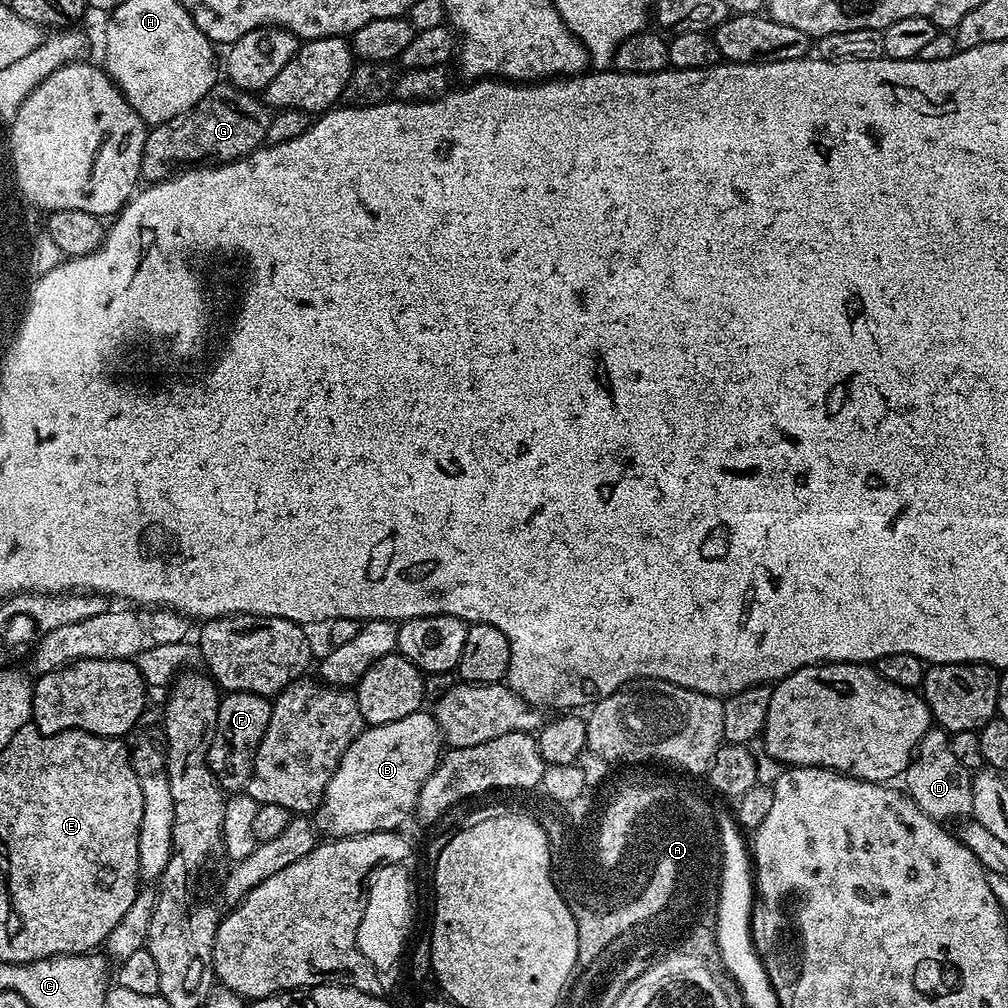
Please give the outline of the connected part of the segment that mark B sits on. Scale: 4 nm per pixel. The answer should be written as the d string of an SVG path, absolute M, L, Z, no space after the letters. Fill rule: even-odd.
M421 710L398 718L398 722L386 722L365 727L360 735L350 742L342 754L340 764L334 770L330 782L324 791L324 824L332 831L333 837L361 836L367 832L391 832L403 829L408 815L416 811L416 802L426 778L436 769L442 755L442 737L435 715L431 711Z

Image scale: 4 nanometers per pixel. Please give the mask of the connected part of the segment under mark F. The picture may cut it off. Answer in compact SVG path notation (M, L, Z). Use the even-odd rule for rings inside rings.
M229 692L221 699L218 706L218 726L208 751L208 765L215 772L216 781L225 793L236 794L247 789L248 779L252 776L252 763L262 742L262 734L266 734L266 726L270 726L271 713L272 700L267 696Z

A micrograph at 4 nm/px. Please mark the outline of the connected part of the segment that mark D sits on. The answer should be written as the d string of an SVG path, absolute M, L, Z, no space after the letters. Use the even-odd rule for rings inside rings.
M939 726L929 727L926 735L909 762L902 777L903 787L912 801L930 818L941 822L959 821L972 816L972 777L973 773L954 755L949 733Z

